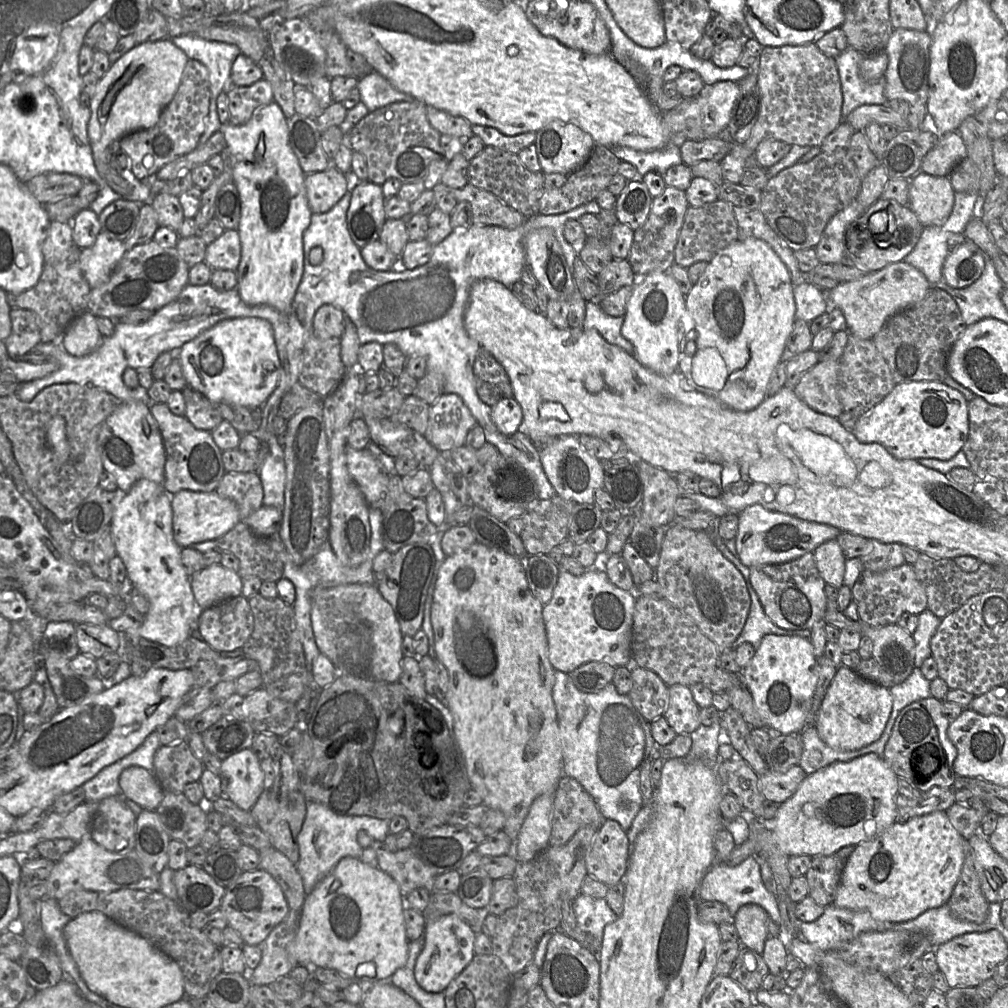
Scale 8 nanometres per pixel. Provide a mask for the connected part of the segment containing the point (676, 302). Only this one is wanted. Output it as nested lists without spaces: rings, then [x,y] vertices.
[[[669,273],[635,274],[621,334],[634,346],[634,356],[649,370],[668,376],[678,369],[680,318],[687,311],[686,297]]]

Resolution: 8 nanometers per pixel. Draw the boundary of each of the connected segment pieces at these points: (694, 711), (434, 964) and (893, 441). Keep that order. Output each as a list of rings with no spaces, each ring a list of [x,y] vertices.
[[[668,686],[668,706],[663,717],[676,734],[690,735],[700,725],[700,707],[688,686]]]
[[[448,914],[427,920],[423,937],[424,945],[414,968],[415,979],[427,992],[443,992],[474,958],[476,933],[468,922],[455,914]]]
[[[913,381],[896,384],[877,405],[858,417],[853,430],[861,443],[879,443],[899,460],[934,458],[950,460],[963,447],[969,435],[969,402],[957,390],[937,381]]]

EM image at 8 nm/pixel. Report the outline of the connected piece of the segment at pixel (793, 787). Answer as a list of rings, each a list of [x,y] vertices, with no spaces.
[[[793,765],[785,771],[768,770],[758,778],[764,798],[782,804],[797,791],[806,776],[800,765]]]

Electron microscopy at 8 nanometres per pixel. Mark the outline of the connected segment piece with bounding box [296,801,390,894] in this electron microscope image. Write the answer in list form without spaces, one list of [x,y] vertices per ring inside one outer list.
[[[308,801],[306,817],[297,837],[299,861],[296,864],[305,893],[311,893],[342,858],[347,856],[361,858],[363,847],[357,840],[357,833],[360,830],[367,831],[374,840],[384,841],[389,833],[389,822],[388,819],[371,816],[339,815],[320,803]]]

